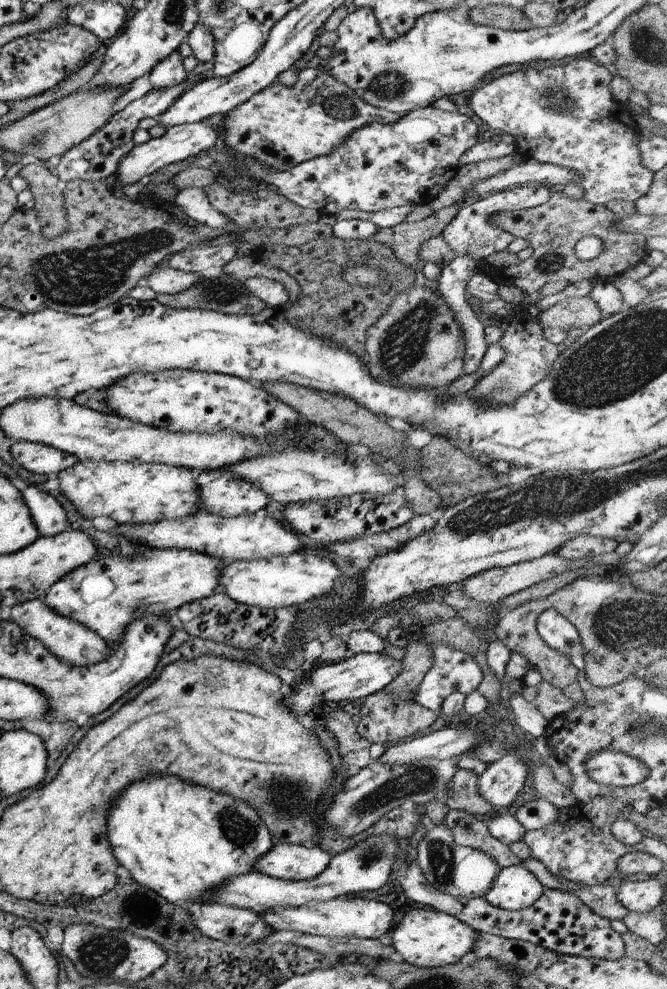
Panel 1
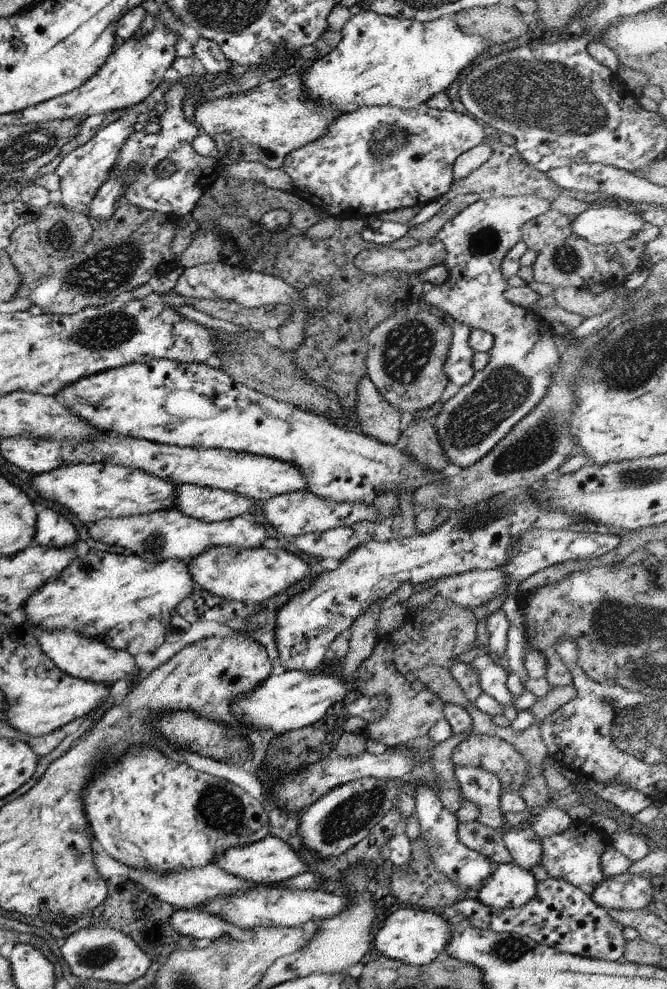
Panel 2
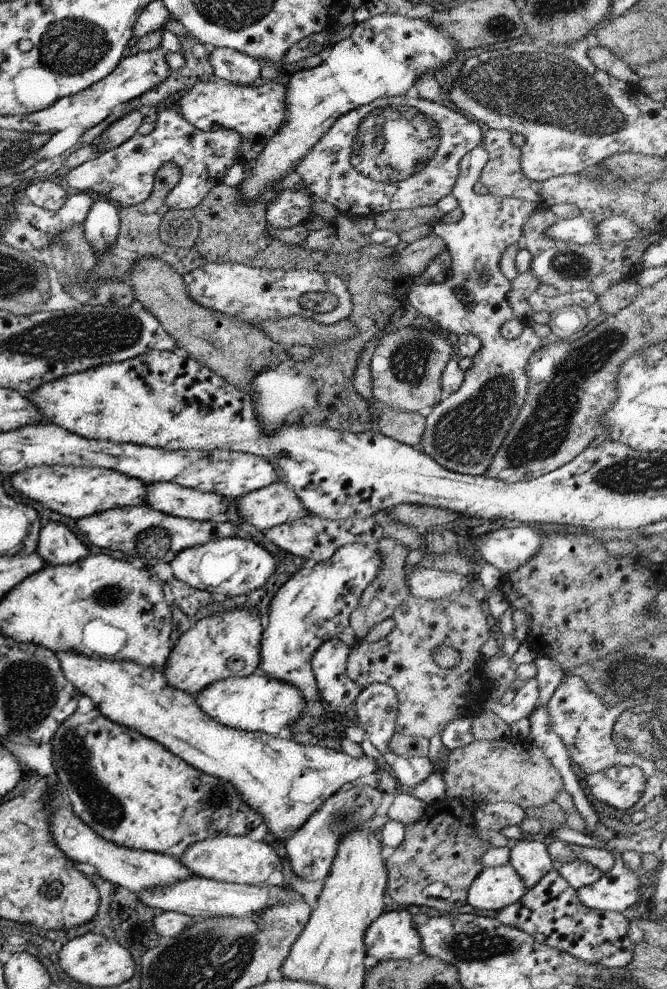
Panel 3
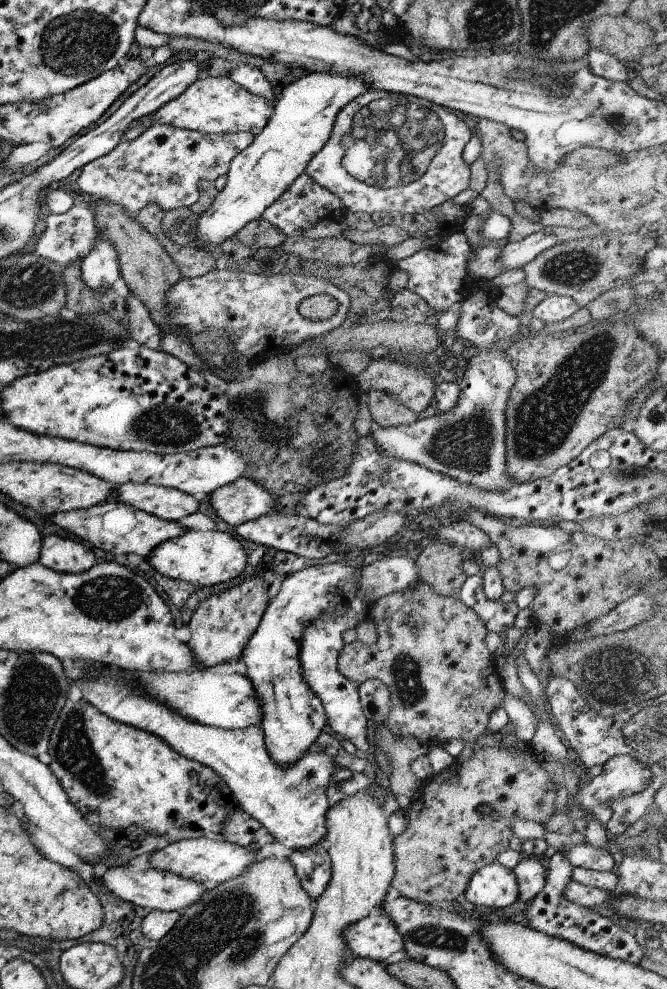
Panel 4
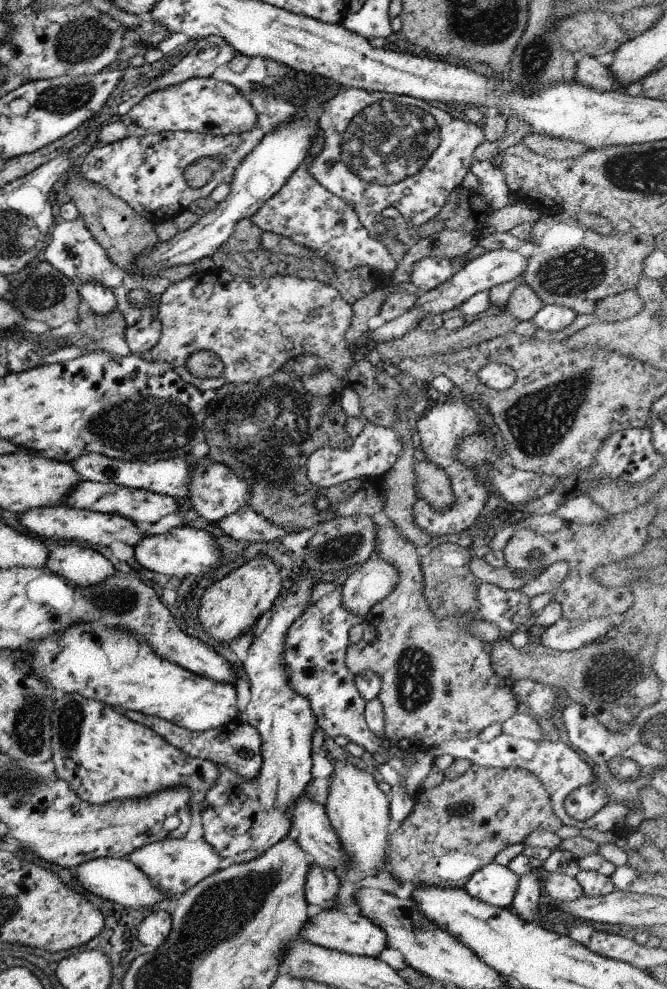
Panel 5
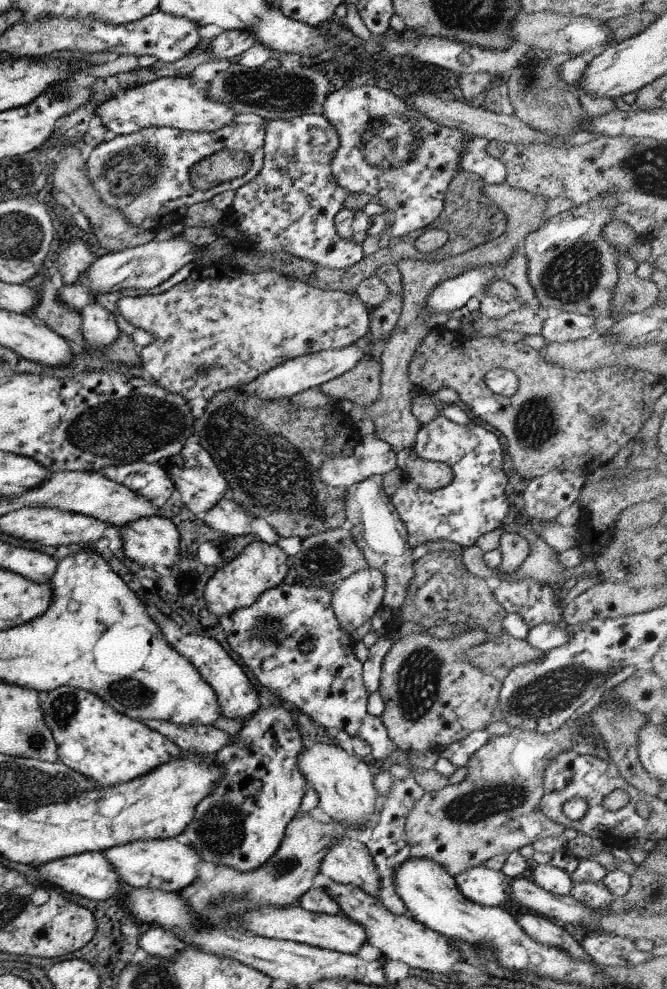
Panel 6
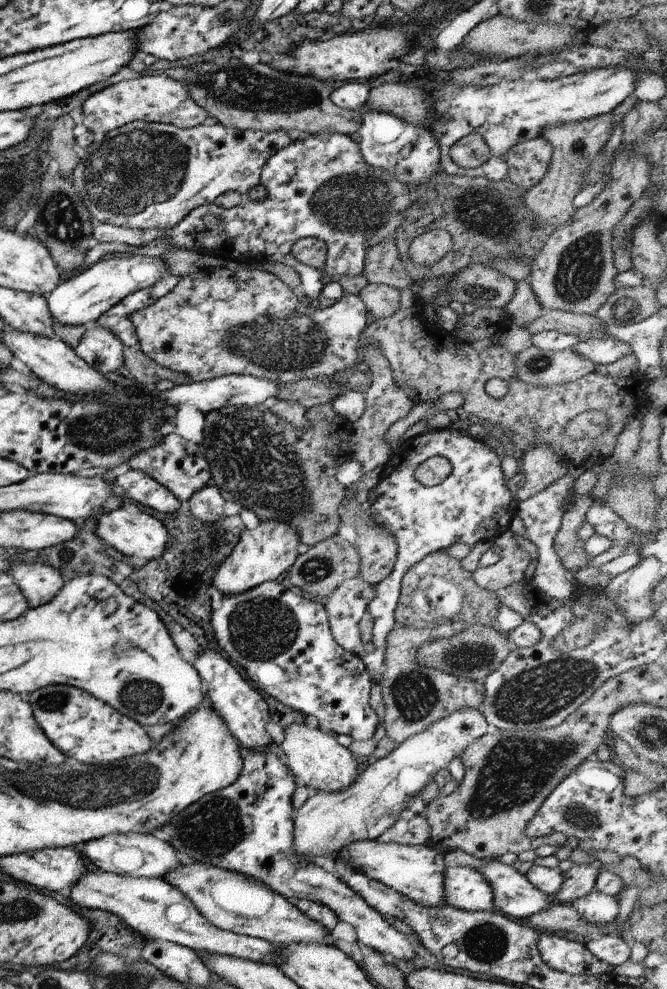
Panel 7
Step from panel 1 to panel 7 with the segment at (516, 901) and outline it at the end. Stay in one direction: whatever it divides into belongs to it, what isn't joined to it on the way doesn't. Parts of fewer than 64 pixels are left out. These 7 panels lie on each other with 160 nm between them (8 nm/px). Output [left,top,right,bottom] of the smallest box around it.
[442,867,491,911]

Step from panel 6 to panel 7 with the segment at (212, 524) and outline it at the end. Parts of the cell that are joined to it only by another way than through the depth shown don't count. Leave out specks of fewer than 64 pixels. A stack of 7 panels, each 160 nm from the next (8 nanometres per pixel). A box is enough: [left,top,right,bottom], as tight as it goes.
[187,484,224,522]

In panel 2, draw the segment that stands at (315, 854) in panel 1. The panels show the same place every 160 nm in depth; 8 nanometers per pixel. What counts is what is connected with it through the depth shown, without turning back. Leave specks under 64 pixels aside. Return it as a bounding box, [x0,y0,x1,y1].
[212,834,308,885]

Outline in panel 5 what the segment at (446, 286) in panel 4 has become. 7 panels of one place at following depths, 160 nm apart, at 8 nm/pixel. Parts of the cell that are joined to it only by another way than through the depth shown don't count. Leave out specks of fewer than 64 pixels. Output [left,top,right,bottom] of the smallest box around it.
[248,127,456,293]

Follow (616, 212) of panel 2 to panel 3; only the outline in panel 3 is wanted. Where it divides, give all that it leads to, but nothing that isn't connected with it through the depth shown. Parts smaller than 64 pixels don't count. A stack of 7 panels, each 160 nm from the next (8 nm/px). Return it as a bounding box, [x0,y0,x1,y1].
[545,215,595,245]

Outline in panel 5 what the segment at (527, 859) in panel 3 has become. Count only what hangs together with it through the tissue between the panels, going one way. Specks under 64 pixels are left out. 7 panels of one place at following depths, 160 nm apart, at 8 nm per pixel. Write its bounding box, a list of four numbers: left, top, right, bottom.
[510,873,542,927]

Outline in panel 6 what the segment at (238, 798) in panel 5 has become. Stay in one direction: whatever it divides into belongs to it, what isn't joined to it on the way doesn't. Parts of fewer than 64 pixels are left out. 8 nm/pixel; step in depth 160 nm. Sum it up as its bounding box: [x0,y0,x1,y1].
[173,706,307,873]

